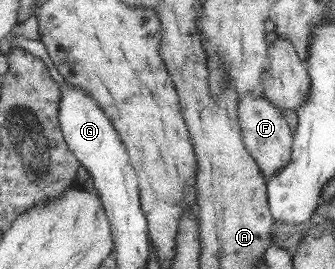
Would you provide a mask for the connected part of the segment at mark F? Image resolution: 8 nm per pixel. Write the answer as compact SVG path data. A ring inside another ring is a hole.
M242 93L238 96L238 121L242 126L242 138L246 148L254 156L266 179L275 176L290 163L293 155L294 132L286 120L285 113L264 95Z

